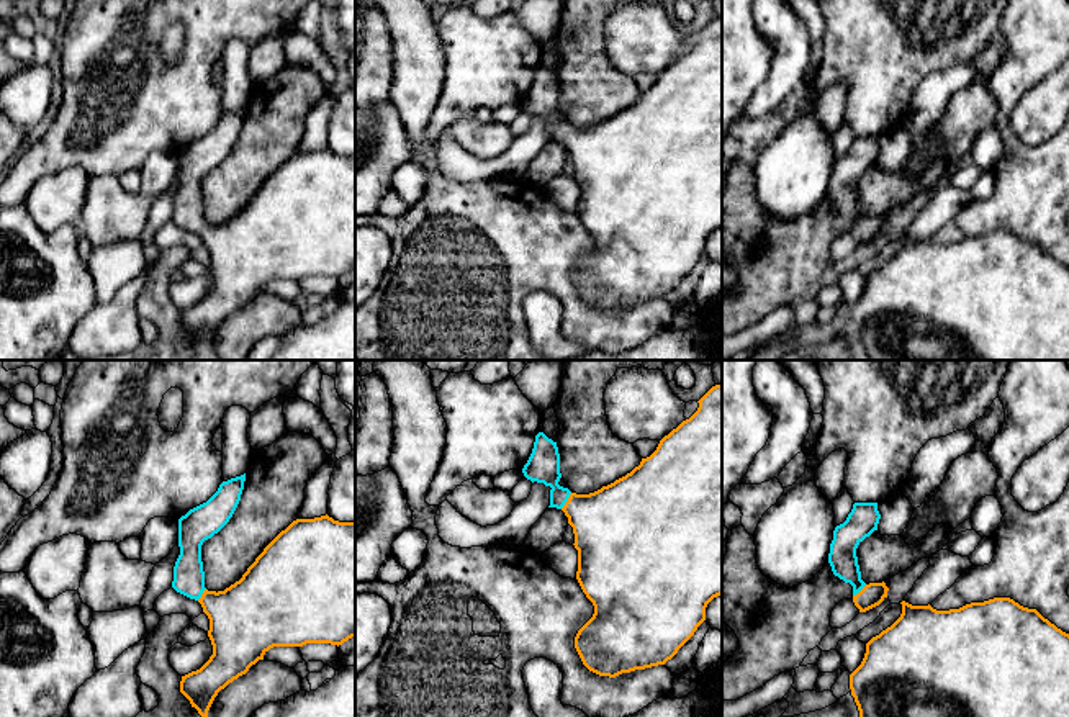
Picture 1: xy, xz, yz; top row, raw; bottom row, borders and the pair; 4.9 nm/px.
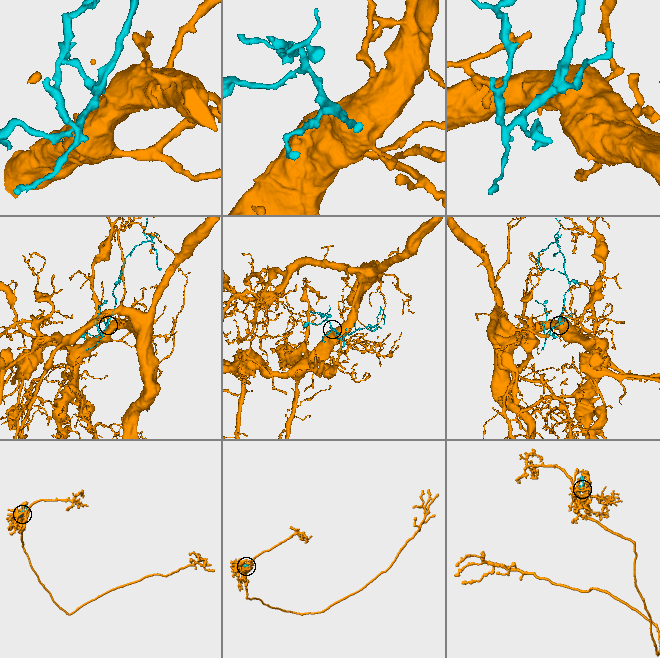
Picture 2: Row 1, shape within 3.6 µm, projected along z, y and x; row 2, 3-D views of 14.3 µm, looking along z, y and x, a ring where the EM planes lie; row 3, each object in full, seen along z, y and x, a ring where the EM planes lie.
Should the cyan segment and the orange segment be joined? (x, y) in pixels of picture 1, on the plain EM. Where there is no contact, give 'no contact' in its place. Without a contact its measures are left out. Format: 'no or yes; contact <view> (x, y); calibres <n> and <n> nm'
yes; contact xz (567, 133); calibres 160 and 360 nm

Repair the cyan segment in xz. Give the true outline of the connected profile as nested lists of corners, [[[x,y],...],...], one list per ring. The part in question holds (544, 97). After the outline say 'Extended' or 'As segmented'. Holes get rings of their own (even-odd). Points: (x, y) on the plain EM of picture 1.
[[[722,16],[699,34],[697,44],[665,69],[656,83],[642,92],[625,110],[589,128],[576,128],[558,118],[560,87],[544,65],[535,69],[522,106],[532,116],[550,120],[550,139],[565,146],[578,183],[576,213],[594,239],[593,250],[578,264],[575,282],[583,298],[599,308],[665,298],[706,254],[707,237],[722,228]]]. Extended

